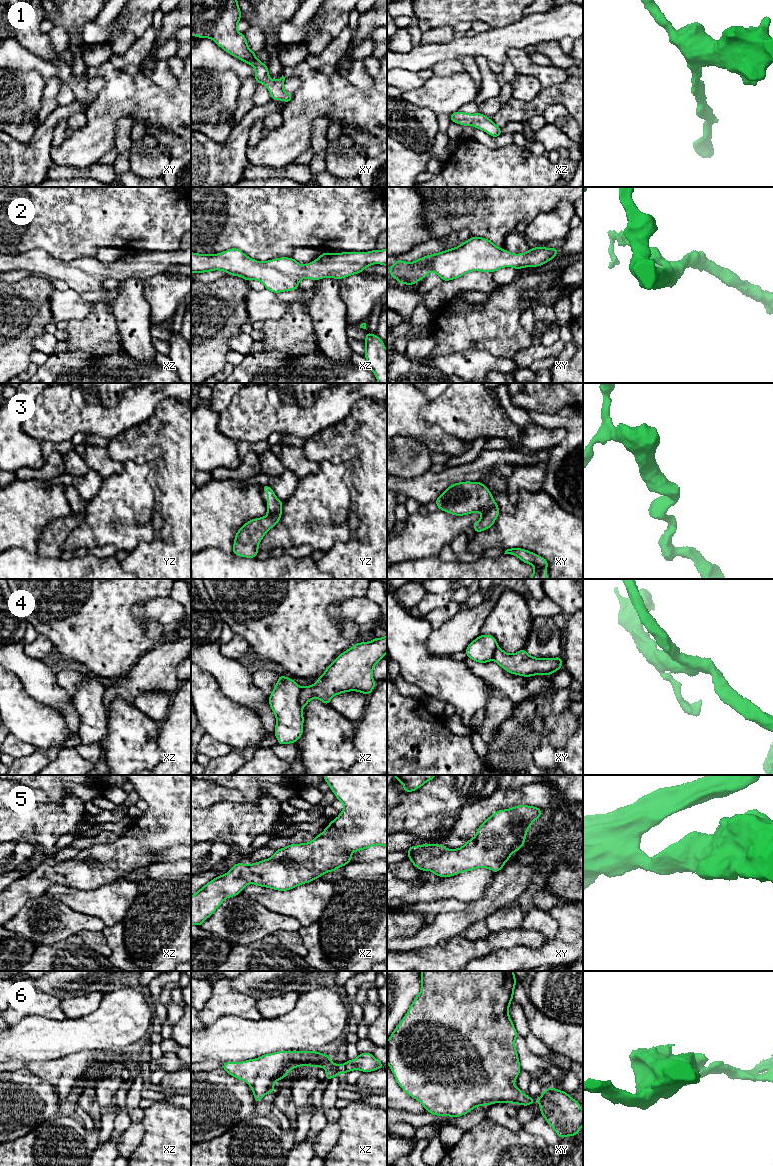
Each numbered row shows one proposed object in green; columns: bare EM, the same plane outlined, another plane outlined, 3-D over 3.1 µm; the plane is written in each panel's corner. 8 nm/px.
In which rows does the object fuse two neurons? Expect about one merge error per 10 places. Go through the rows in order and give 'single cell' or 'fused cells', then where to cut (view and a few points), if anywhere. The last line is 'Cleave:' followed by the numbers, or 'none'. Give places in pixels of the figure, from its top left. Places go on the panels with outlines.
1: single cell | no cut
2: single cell | no cut
3: single cell | no cut
4: fused cells | xz (300, 687), (299, 704), (302, 708)
5: single cell | no cut
6: single cell | no cut
Cleave: 4

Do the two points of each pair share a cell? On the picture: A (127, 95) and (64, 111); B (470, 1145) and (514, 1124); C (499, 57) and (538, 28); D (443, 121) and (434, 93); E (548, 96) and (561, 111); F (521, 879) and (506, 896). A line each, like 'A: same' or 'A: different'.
A: different
B: different
C: same
D: different
E: different
F: same

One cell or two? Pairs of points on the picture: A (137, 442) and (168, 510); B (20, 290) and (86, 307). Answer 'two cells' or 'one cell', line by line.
A: one cell
B: two cells

